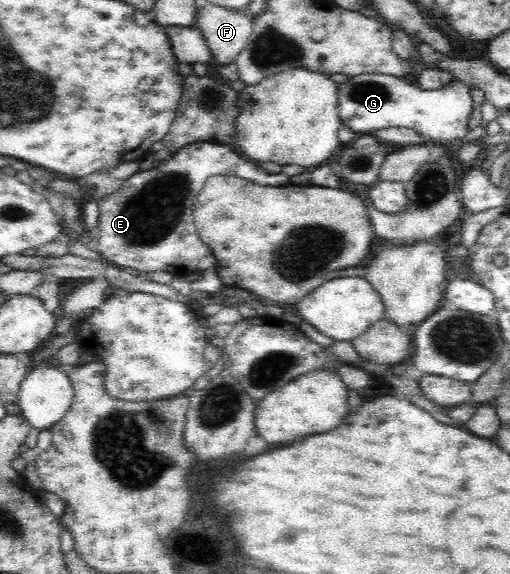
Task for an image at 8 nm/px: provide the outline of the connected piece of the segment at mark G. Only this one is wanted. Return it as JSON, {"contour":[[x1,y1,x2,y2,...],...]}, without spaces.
{"contour":[[360,74,350,76,349,83,338,84,340,121,353,130,357,136,375,130,404,127,415,130,433,144,452,144,465,141,468,134,468,120,474,110,470,86,457,79,438,90,422,90,409,84,403,77,388,74]]}

